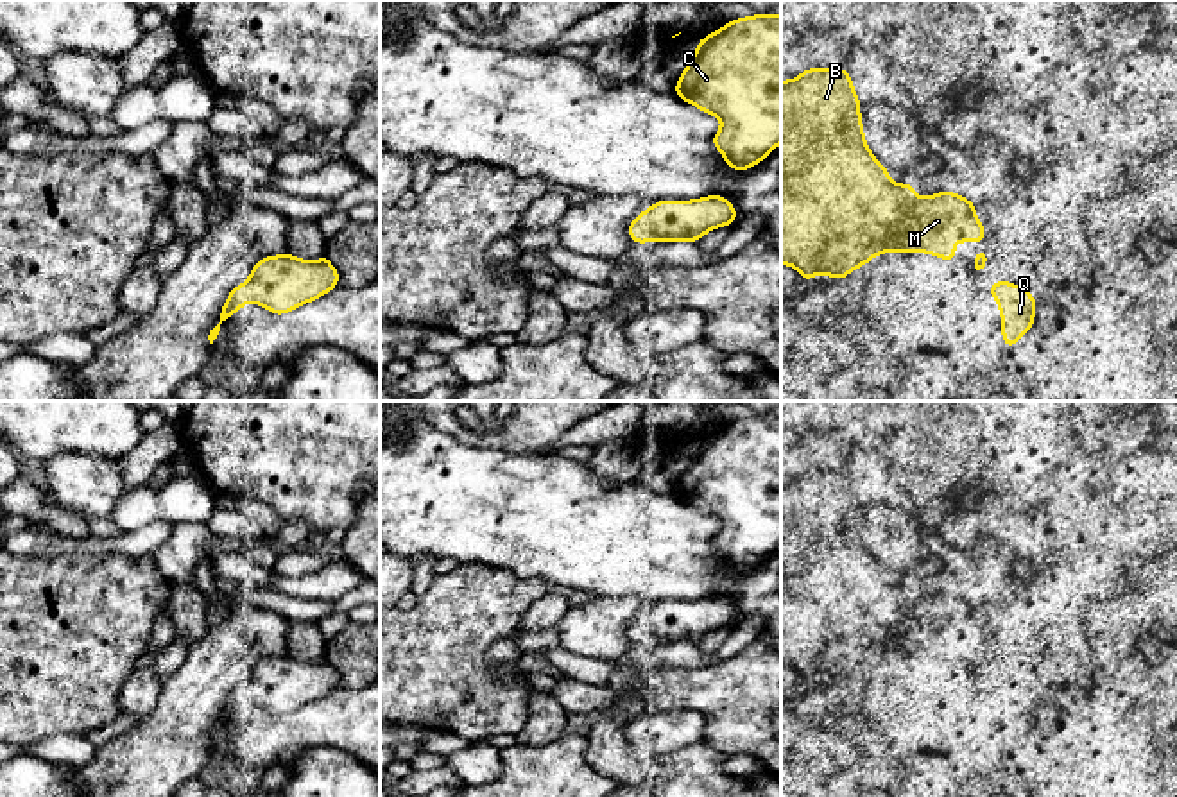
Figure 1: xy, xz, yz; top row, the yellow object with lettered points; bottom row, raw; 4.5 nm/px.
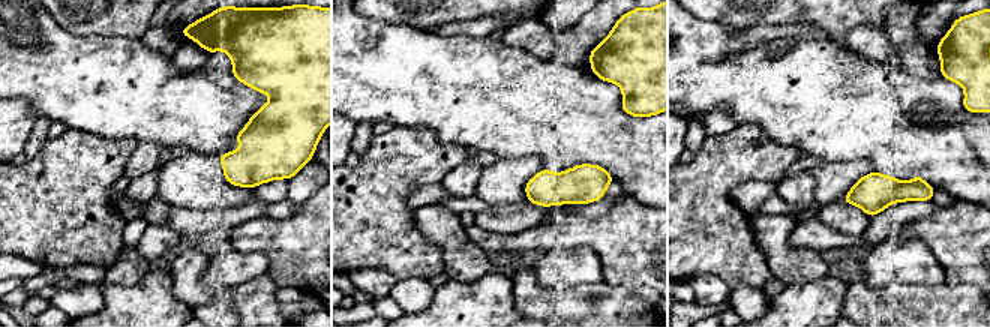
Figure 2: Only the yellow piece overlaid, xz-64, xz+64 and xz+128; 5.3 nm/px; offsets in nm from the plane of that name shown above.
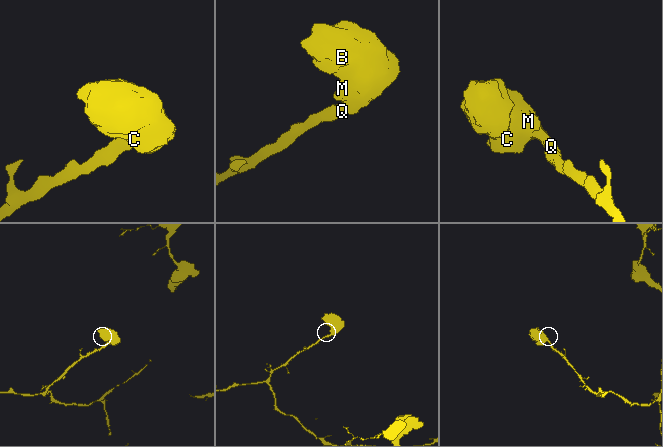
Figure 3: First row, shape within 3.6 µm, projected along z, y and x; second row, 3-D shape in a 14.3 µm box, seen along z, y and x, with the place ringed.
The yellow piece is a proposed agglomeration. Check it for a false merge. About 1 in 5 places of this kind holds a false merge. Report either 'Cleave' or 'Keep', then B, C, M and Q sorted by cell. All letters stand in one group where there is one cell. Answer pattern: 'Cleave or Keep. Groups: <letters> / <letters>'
Keep. Groups: B C M Q

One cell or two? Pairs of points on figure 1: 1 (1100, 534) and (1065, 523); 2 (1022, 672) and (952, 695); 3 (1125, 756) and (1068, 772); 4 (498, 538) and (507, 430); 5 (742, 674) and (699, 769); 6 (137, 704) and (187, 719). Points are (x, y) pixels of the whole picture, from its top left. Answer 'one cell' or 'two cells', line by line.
1: two cells
2: two cells
3: one cell
4: two cells
5: two cells
6: two cells

